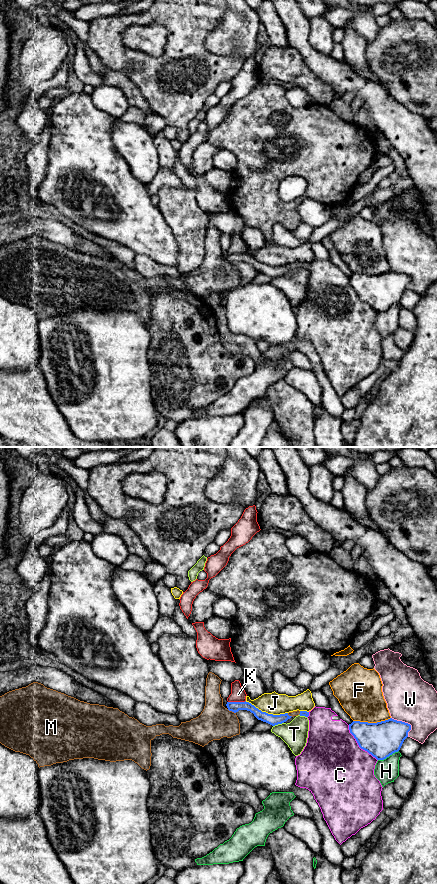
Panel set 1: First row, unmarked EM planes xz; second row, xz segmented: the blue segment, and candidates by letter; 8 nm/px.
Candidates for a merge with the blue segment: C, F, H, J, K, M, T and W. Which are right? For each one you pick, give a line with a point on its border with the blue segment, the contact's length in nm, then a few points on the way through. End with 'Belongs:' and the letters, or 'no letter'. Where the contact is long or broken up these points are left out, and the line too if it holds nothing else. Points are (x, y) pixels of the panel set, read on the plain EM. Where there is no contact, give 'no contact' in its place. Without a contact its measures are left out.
Belongs: no letter

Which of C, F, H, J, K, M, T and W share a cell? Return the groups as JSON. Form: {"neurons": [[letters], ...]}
{"neurons": [["C"], ["F"], ["H"], ["J"], ["K"], ["M"], ["T"], ["W"]]}

